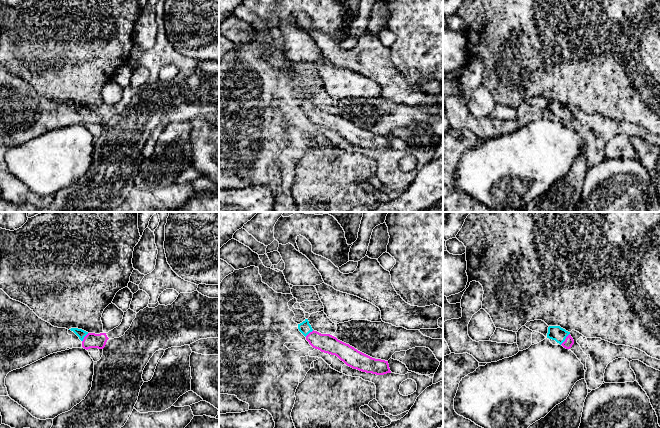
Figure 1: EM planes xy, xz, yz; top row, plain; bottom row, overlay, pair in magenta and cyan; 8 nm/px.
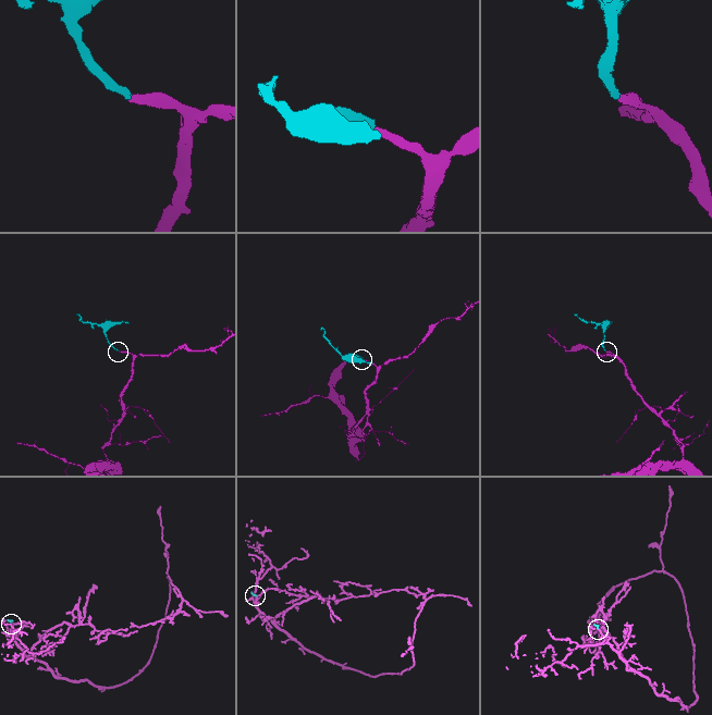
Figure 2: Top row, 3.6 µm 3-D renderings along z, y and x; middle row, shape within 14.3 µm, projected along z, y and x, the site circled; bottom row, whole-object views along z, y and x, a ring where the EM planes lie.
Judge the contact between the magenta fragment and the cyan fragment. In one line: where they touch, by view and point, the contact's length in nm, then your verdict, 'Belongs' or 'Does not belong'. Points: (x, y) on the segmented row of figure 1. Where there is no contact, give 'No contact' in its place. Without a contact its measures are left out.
Touches magenta at yz (565, 339). Shared border 120 nm. Belongs

